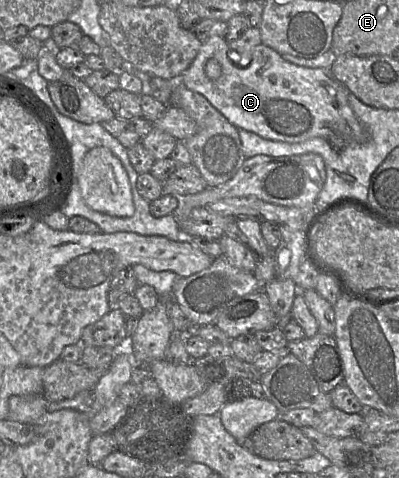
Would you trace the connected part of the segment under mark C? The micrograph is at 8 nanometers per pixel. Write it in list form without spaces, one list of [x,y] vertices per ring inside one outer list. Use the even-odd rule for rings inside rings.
[[[212,36],[207,41],[201,44],[200,49],[196,57],[190,64],[190,66],[179,75],[179,83],[183,83],[186,88],[192,90],[193,92],[197,92],[203,95],[208,100],[208,102],[214,108],[216,108],[237,129],[244,129],[249,132],[253,132],[258,136],[267,140],[281,141],[287,143],[298,143],[298,142],[306,141],[311,138],[322,137],[326,139],[329,143],[339,147],[340,150],[342,150],[349,142],[362,143],[368,140],[369,135],[366,129],[364,128],[362,123],[358,120],[358,118],[356,117],[356,115],[354,114],[353,110],[351,109],[348,103],[347,94],[345,93],[344,86],[338,83],[332,77],[332,75],[328,70],[320,69],[320,68],[307,68],[287,62],[282,58],[281,54],[279,54],[272,48],[262,43],[260,45],[257,45],[252,50],[251,61],[246,67],[237,66],[234,63],[238,65],[238,61],[236,60],[236,58],[229,59],[228,41],[225,39],[225,37]],[[209,59],[217,60],[221,66],[221,70],[222,70],[221,76],[216,80],[209,79],[205,74],[205,70],[204,70],[205,63]]]

